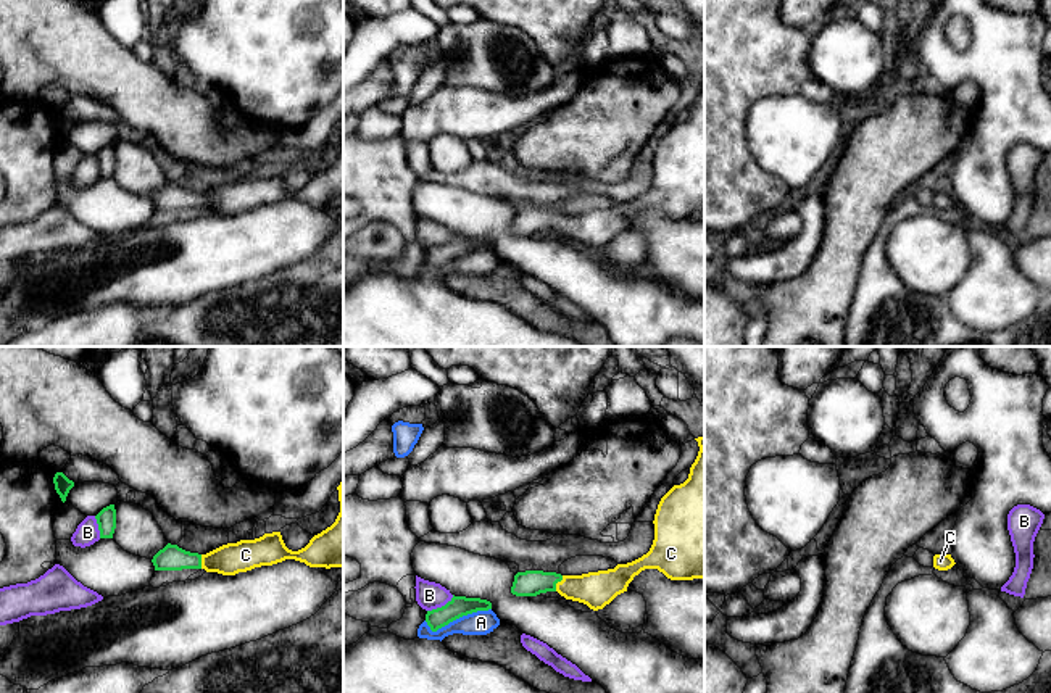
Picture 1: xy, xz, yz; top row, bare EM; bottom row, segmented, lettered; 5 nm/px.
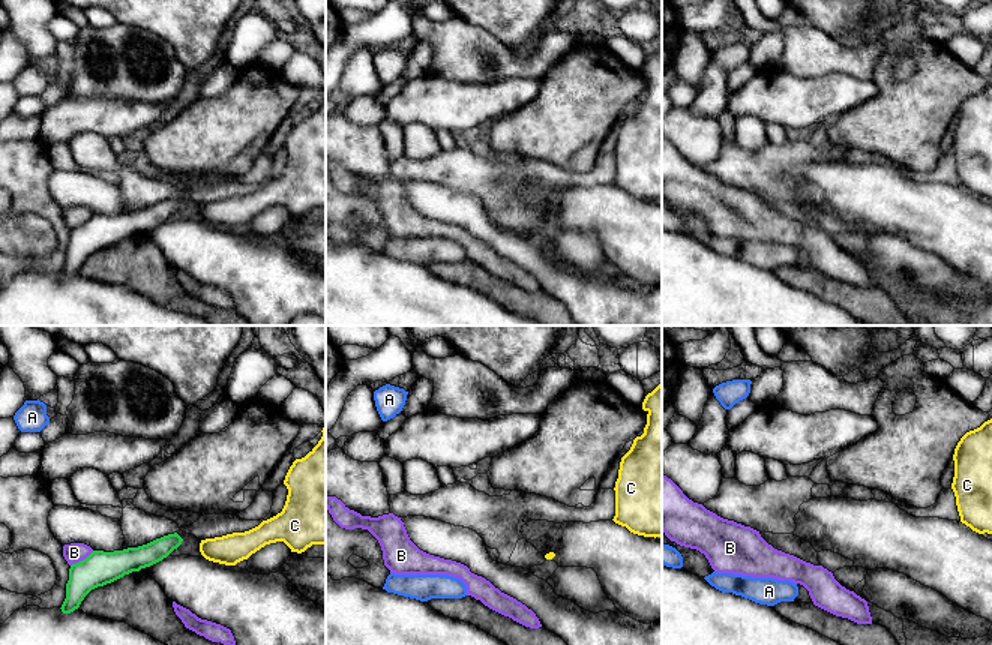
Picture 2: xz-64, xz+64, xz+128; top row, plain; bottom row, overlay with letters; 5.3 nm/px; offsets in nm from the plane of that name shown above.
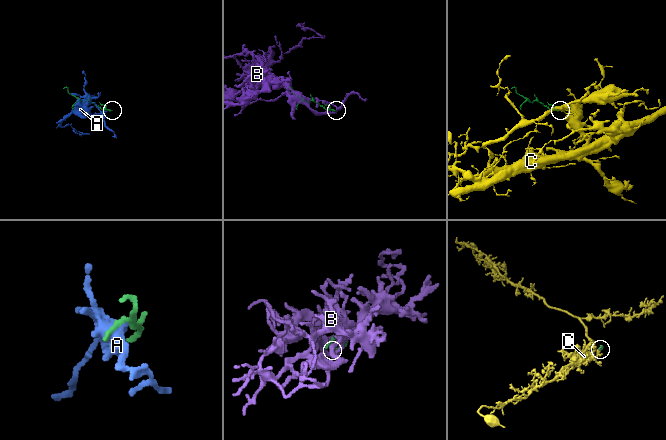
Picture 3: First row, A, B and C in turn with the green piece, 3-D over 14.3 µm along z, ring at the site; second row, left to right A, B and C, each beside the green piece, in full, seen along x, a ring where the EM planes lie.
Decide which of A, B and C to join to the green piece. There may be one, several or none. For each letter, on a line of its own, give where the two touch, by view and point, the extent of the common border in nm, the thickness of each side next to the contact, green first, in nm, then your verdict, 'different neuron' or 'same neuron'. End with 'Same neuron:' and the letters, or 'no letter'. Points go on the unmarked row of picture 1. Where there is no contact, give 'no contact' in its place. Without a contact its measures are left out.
A: meets green in xz at (456, 257); contact 340 nm long; 100 nm thick on the green side, 120 nm on the other; different neuron
B: meets green in xz at (442, 245); contact 160 nm long; 100 nm thick on the green side, 140 nm on the other; different neuron
C: meets green in xz at (556, 221); contact 90 nm long; 130 nm thick on the green side, 180 nm on the other; same neuron
Same neuron: C

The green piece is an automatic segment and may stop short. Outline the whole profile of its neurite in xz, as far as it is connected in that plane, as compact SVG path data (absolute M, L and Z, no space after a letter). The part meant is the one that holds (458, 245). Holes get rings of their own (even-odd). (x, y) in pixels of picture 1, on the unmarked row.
M453 234L445 245L427 250L426 261L432 271L437 271L463 255L488 248L492 248L492 242L487 239Z

